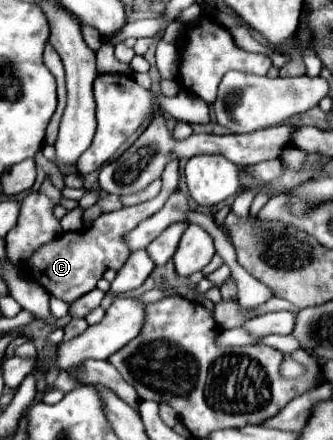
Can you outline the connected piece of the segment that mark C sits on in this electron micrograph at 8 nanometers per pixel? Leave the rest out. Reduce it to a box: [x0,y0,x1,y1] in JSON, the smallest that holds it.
[27,159,179,303]

